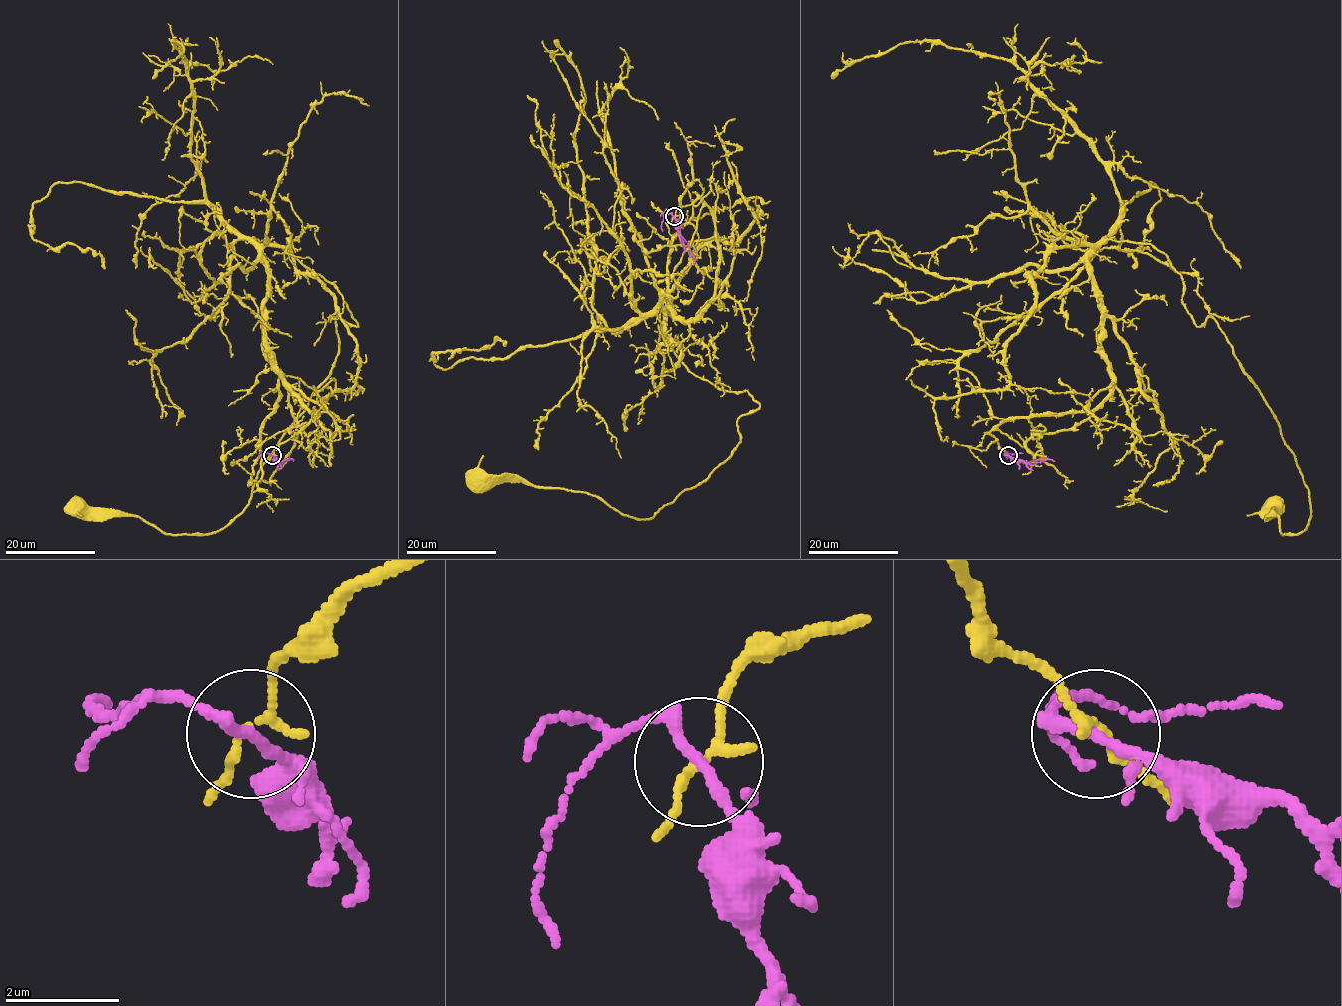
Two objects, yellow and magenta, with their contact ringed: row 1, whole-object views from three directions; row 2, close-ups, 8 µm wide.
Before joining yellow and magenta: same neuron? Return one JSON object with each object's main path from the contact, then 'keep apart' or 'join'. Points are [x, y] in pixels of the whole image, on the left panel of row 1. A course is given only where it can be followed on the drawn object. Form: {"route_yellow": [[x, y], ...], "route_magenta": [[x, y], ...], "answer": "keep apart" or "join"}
{"route_yellow": [[272, 455], [318, 414], [266, 341], [256, 239], [358, 326], [336, 317], [250, 502], [207, 534], [77, 507]], "route_magenta": [[272, 455], [278, 462], [293, 461]], "answer": "keep apart"}

